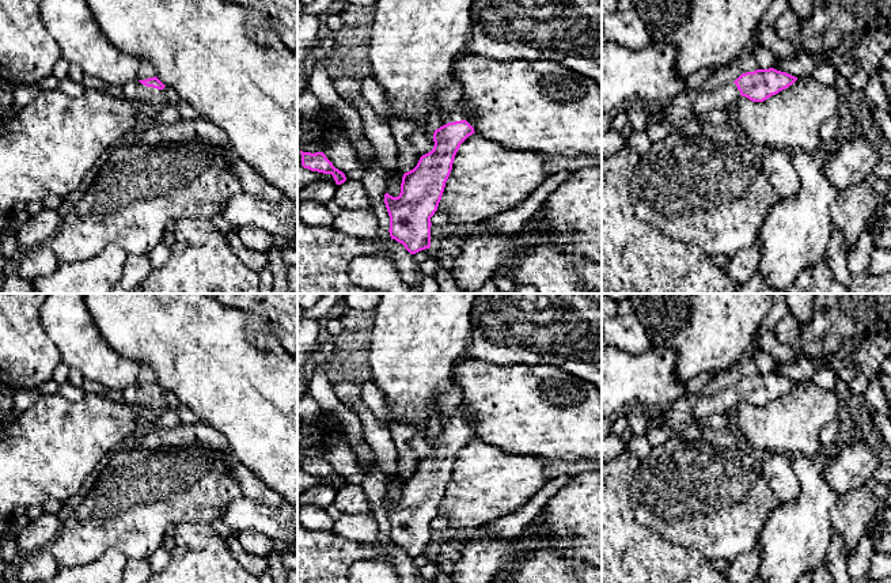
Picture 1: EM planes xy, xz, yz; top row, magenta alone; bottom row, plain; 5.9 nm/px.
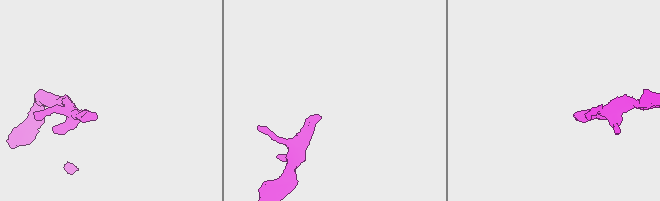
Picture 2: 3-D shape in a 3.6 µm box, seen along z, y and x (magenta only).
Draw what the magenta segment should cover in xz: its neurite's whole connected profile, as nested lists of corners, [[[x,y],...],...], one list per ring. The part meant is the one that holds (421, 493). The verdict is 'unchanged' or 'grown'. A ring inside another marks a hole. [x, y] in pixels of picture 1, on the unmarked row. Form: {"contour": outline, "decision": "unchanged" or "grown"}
{"contour": [[[463,402],[448,414],[437,406],[429,425],[429,432],[435,436],[433,454],[403,478],[398,501],[384,499],[390,541],[410,559],[431,552],[431,522],[437,515],[455,459],[460,448],[475,438],[469,423],[470,412]]], "decision": "grown"}

